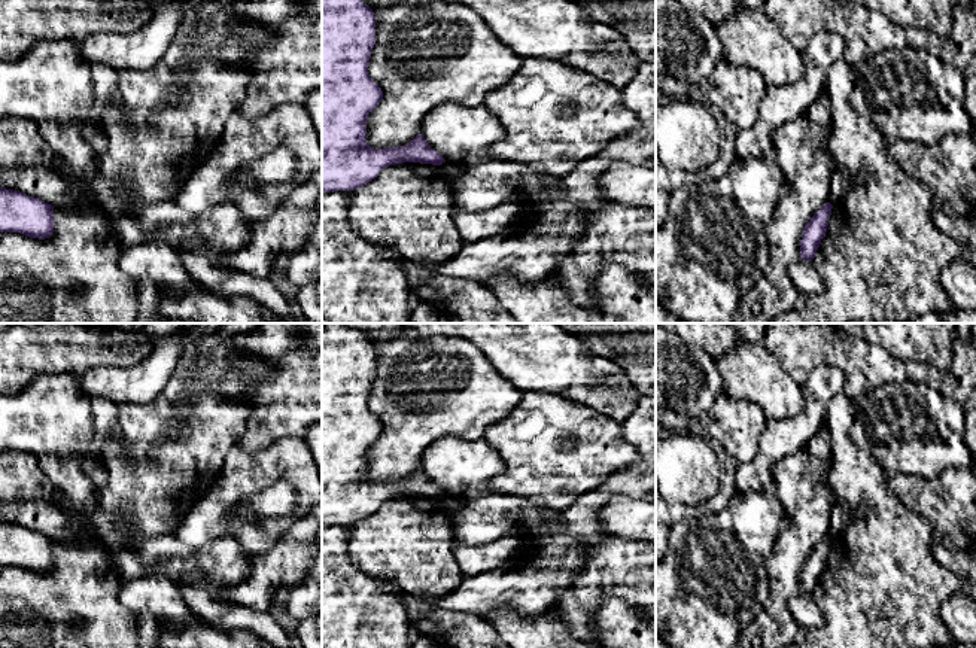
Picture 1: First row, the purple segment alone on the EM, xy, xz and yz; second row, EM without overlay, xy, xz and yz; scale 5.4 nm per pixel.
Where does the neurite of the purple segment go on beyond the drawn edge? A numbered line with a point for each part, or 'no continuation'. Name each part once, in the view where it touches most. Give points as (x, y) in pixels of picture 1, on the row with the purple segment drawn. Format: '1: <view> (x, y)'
no continuation

